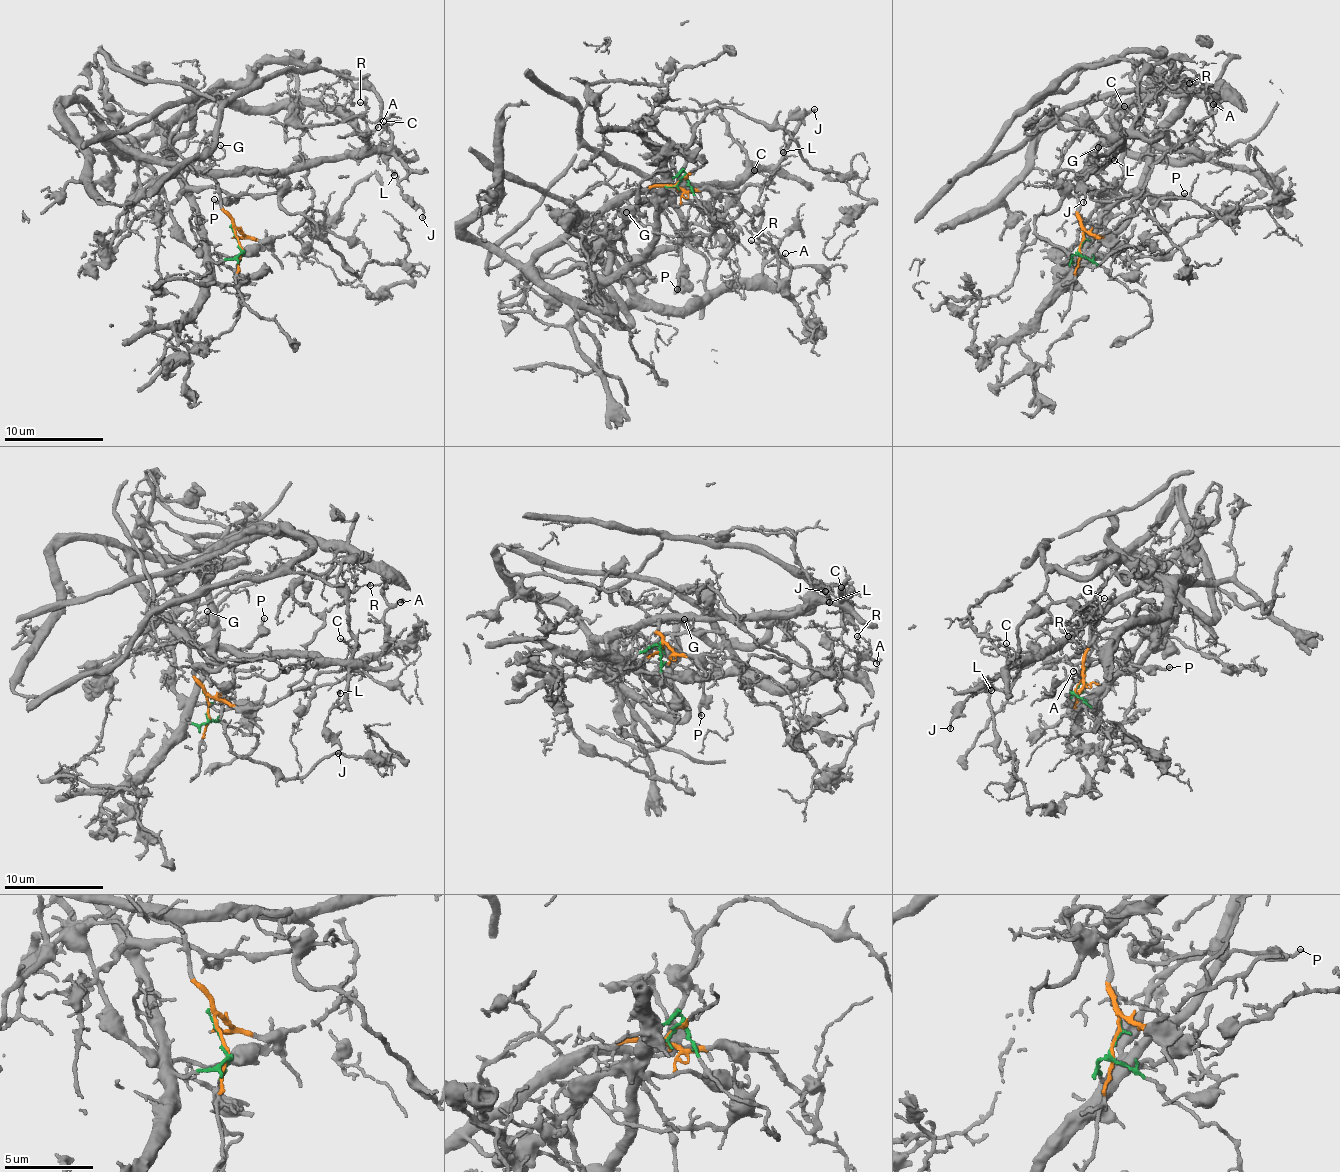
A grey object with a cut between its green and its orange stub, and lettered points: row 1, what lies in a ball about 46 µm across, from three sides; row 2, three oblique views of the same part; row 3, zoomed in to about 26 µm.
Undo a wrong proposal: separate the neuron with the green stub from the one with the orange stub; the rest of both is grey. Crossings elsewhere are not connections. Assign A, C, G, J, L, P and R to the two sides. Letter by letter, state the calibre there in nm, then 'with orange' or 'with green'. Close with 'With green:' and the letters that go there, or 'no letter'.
A: 140 nm thick; with green
C: 140 nm thick; with orange
G: 110 nm thick; with orange
J: 140 nm thick; with orange
L: 150 nm thick; with orange
P: 190 nm thick; with green
R: 110 nm thick; with green
With green: A, P, R

